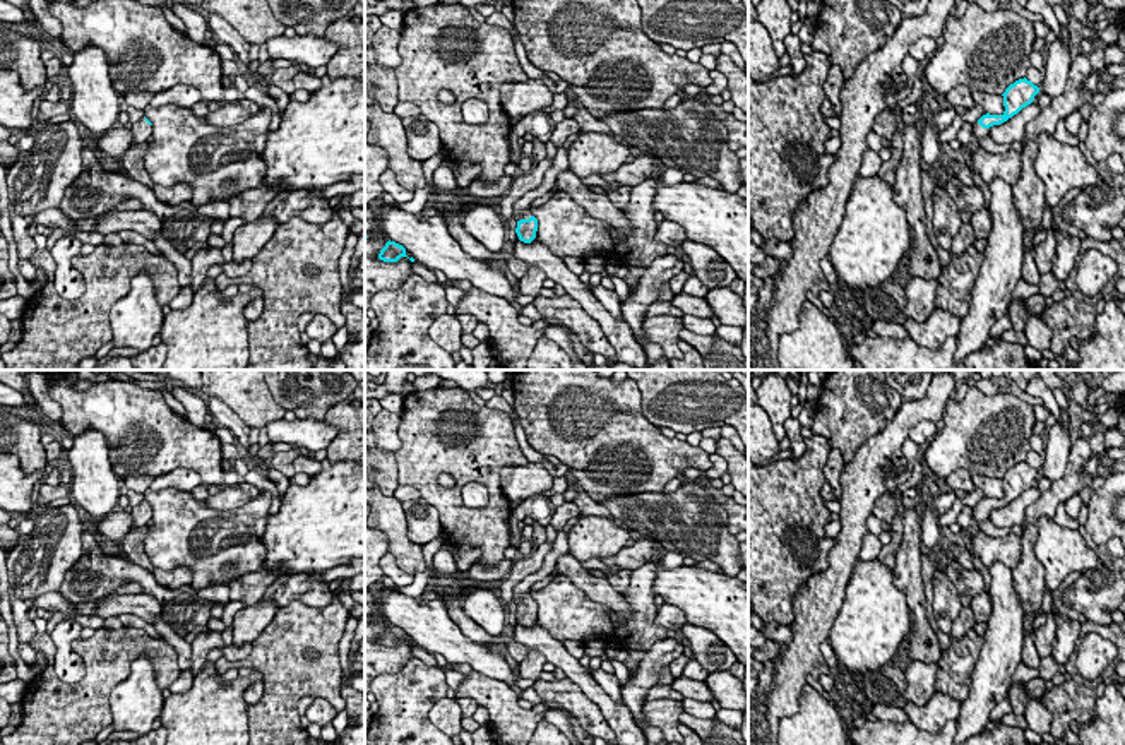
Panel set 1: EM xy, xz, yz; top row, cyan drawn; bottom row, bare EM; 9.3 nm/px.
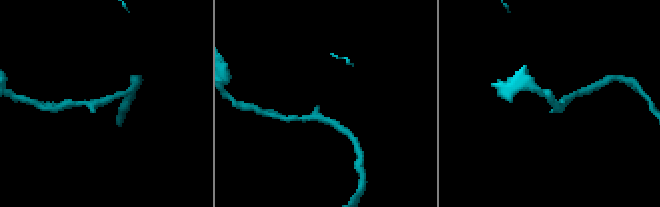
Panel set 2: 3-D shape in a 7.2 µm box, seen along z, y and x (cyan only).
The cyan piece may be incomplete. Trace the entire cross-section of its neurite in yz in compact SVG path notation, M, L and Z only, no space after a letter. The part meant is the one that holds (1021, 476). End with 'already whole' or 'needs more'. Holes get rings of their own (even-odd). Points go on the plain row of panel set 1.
M1019 462L1010 468L1003 480L1005 495L1002 498L983 498L978 505L971 507L973 517L978 522L988 521L988 516L993 509L1000 509L1017 498L1022 492L1033 486L1034 480L1039 476L1039 471L1031 464Z | needs more

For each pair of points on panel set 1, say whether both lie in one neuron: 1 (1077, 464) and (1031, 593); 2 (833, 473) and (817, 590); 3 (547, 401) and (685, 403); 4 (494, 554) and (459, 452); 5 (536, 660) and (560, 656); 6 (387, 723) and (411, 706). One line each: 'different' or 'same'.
1: same
2: different
3: different
4: same
5: different
6: same

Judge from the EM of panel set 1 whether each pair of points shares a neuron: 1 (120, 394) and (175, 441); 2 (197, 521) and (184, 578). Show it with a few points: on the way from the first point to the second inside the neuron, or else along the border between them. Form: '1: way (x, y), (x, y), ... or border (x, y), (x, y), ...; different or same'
1: way (134, 408), (161, 434); same
2: border (154, 566), (163, 569), (185, 566), (192, 583); different

